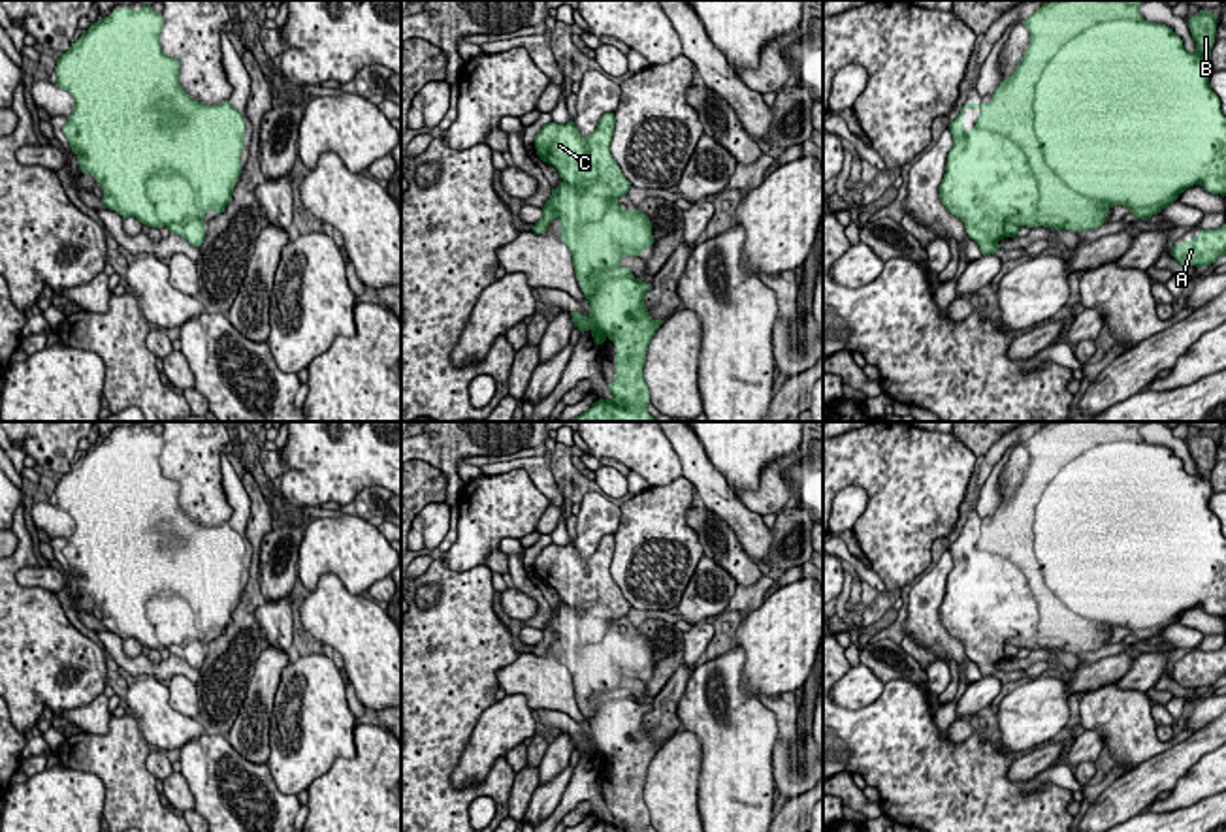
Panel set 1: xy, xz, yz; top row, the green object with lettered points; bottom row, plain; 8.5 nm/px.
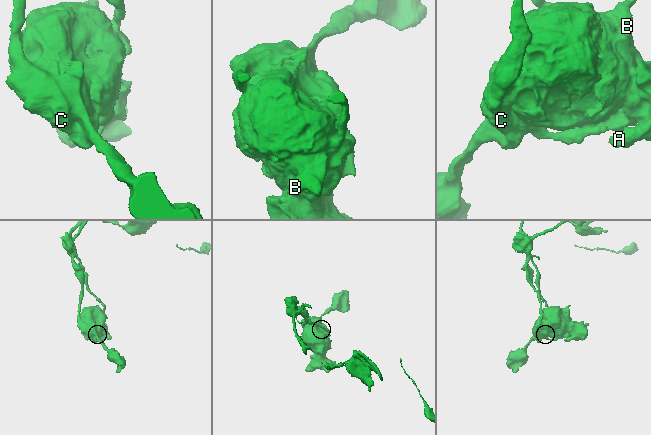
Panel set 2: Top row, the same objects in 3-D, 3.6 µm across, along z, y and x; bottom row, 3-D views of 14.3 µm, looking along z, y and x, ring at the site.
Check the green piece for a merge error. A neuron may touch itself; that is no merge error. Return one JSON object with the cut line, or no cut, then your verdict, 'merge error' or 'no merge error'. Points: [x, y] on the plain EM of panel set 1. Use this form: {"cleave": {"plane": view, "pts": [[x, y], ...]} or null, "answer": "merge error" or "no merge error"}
{"cleave": {"plane": "yz", "pts": [[976, 548], [1008, 558], [1036, 603], [1036, 633], [1006, 657]]}, "answer": "merge error"}

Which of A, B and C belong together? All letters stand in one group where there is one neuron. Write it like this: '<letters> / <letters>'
A B / C

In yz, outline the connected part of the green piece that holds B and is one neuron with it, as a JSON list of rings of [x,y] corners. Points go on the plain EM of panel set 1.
[[[1055,422],[1021,442],[1030,454],[1026,474],[1015,493],[1000,503],[992,521],[979,527],[981,535],[976,540],[977,552],[1015,563],[1038,602],[1036,636],[1006,642],[1006,659],[1015,659],[1021,648],[1096,651],[1113,627],[1124,627],[1137,640],[1149,642],[1194,606],[1226,617],[1226,538],[1209,508],[1217,439],[1202,431],[1190,439],[1196,472],[1188,474],[1173,450],[1141,439],[1141,424]]]

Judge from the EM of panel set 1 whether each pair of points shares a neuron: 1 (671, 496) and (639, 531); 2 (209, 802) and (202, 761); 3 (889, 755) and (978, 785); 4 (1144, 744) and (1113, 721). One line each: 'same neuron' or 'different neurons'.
1: same neuron
2: same neuron
3: same neuron
4: same neuron

